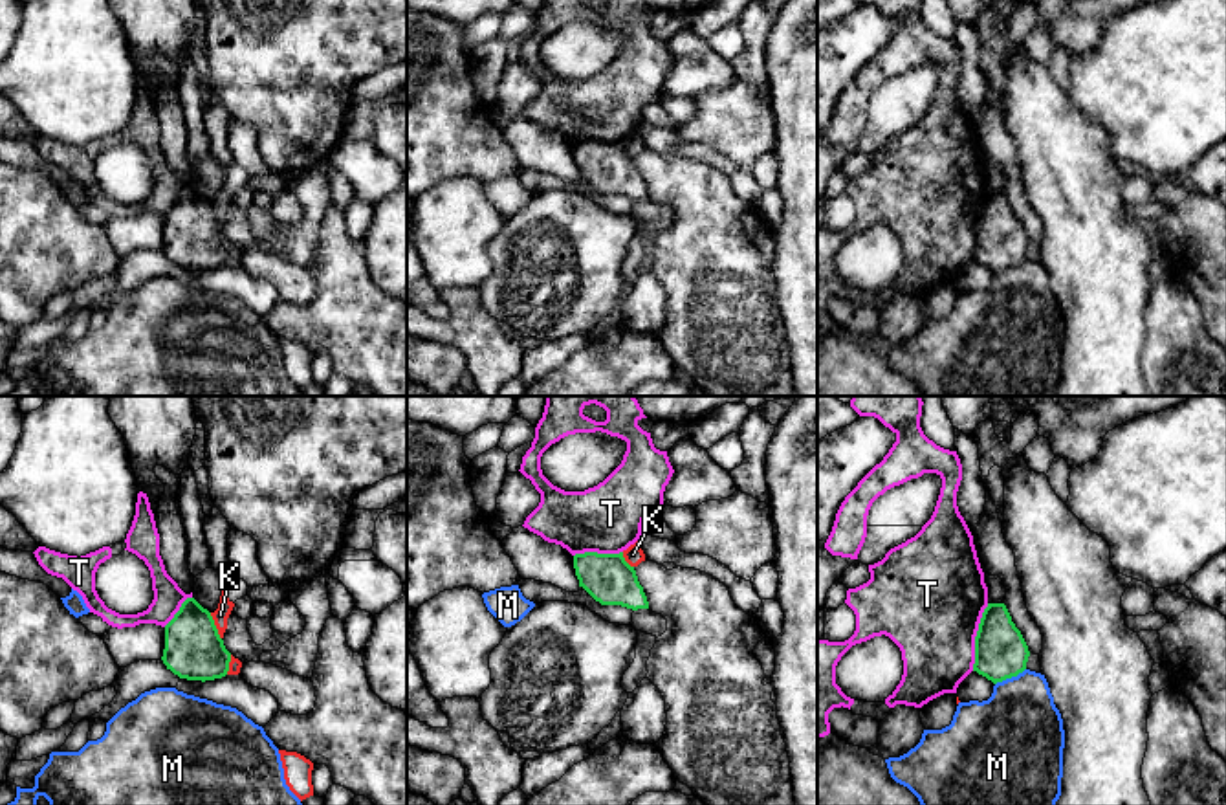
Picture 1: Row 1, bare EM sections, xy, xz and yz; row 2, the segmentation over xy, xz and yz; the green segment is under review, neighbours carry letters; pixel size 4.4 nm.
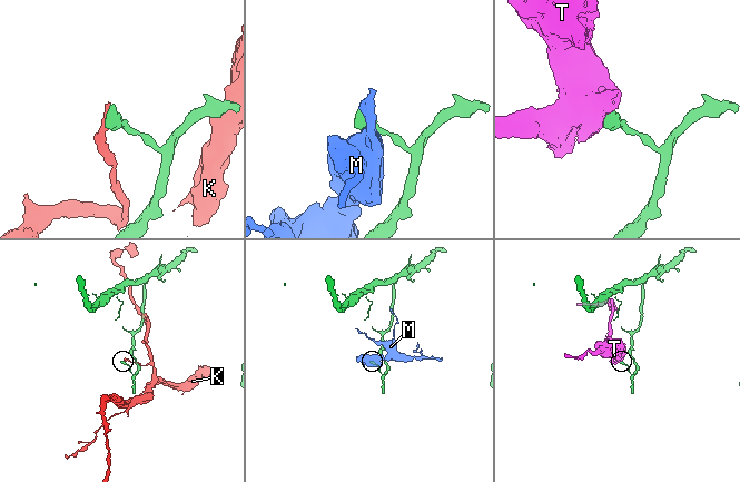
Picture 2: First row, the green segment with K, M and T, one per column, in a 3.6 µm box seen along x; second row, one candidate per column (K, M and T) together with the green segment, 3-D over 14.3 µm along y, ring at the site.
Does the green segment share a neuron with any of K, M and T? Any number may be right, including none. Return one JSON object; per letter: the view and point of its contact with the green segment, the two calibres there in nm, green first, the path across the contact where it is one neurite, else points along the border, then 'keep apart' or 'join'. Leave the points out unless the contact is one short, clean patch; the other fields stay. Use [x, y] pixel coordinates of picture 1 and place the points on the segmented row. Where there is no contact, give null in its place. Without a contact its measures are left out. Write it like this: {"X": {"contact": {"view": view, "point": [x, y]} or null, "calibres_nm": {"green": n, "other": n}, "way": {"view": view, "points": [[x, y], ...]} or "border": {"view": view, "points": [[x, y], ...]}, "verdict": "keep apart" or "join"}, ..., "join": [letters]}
{"K": {"contact": {"view": "xy", "point": [215, 626]}, "calibres_nm": {"green": 260, "other": 70}, "border": {"view": "xy", "points": [[209, 613], [220, 639]]}, "verdict": "keep apart"}, "M": {"contact": {"view": "yz", "point": [1010, 677]}, "calibres_nm": {"green": 220, "other": 400}, "border": {"view": "yz", "points": [[1025, 668], [996, 684]]}, "verdict": "keep apart"}, "T": {"contact": {"view": "yz", "point": [975, 637]}, "calibres_nm": {"green": 220, "other": 460}, "border": {"view": "yz", "points": [[988, 604], [975, 637], [975, 662], [972, 670]]}, "verdict": "keep apart"}, "join": []}

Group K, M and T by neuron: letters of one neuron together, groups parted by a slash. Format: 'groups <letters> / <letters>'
groups K / M / T

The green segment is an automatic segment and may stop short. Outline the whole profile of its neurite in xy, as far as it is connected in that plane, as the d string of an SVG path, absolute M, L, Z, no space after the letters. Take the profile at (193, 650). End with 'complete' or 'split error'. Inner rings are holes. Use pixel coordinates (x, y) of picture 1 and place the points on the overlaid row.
M187 598L165 625L161 656L167 669L187 680L214 680L229 671L231 653L214 620L194 598Z; complete

